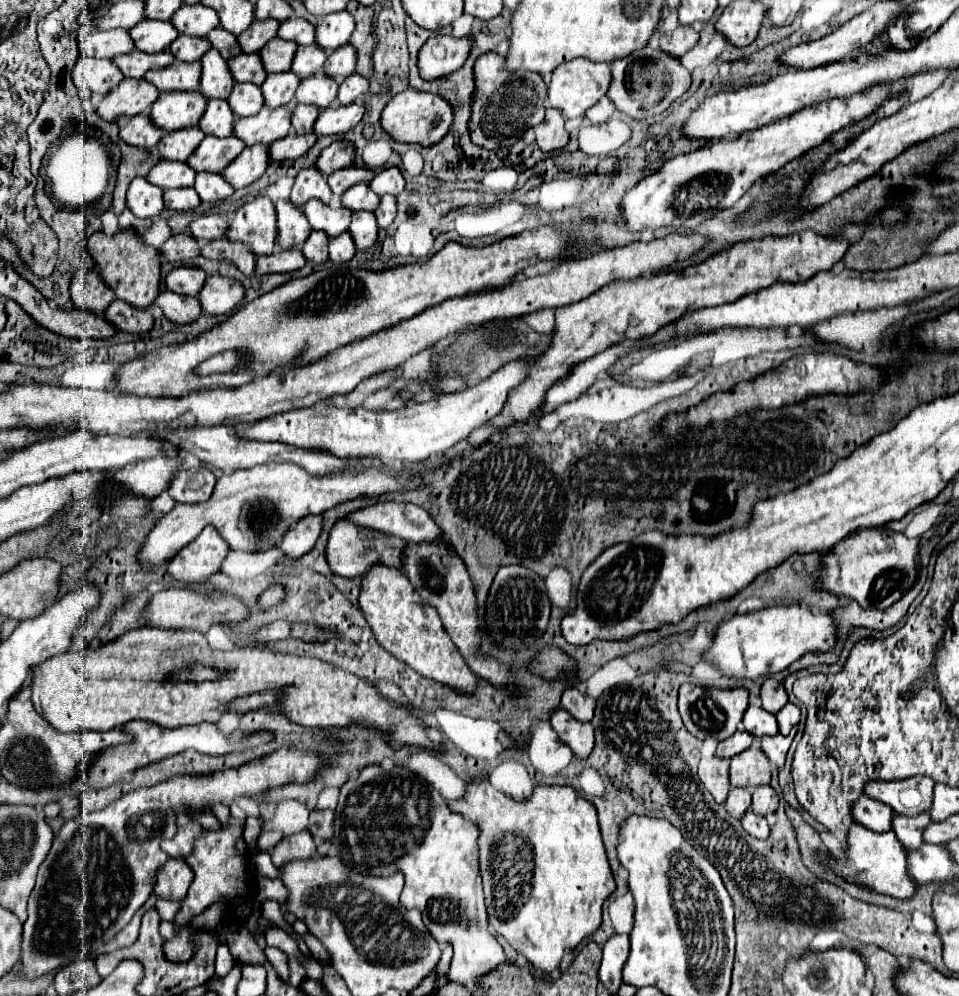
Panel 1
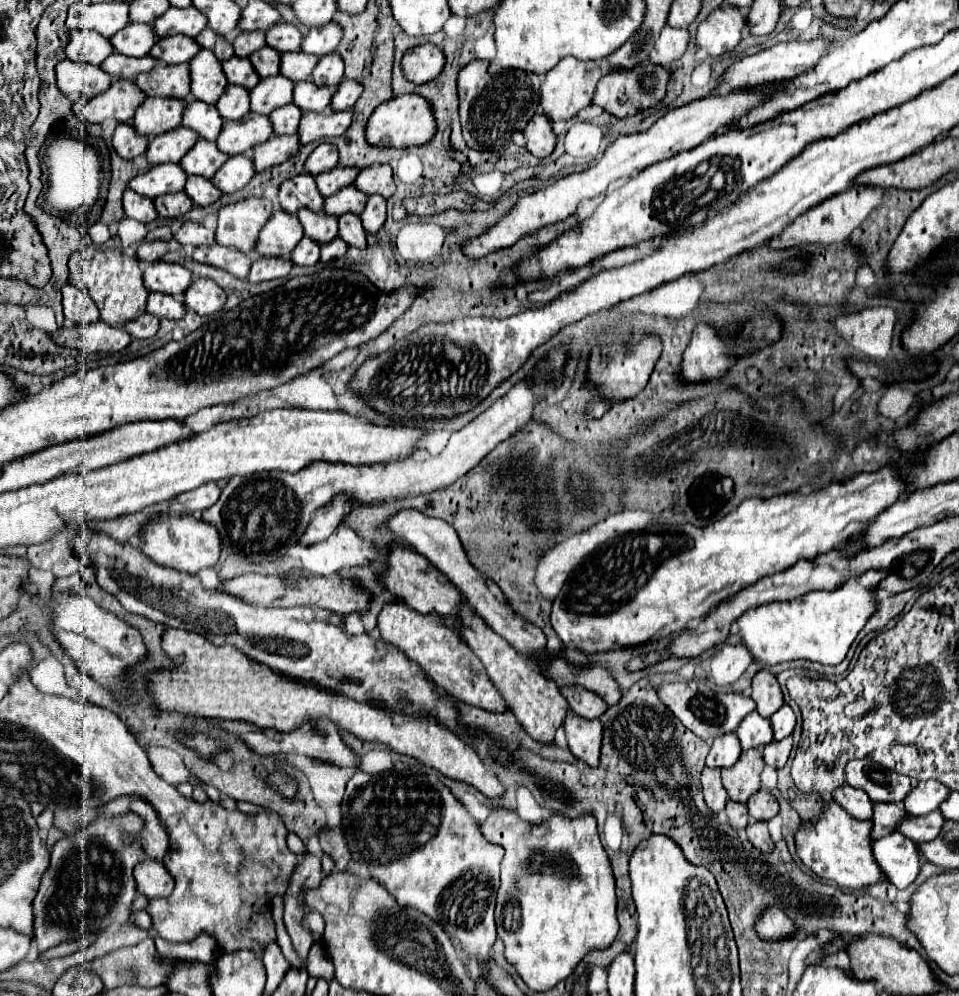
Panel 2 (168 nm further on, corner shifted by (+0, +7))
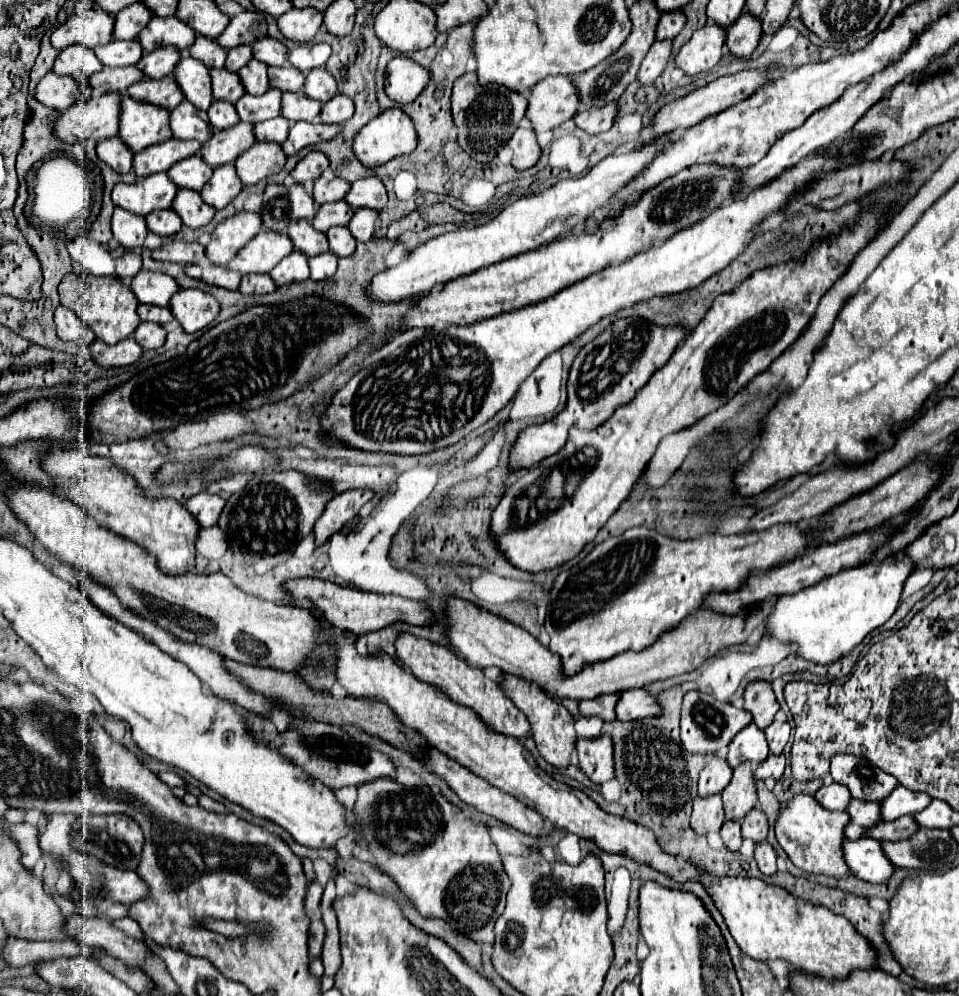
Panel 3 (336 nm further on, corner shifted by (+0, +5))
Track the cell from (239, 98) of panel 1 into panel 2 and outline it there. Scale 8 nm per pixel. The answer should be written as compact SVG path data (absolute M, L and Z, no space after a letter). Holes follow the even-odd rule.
M227 85L215 107L225 121L237 121L249 113L249 91L239 85Z

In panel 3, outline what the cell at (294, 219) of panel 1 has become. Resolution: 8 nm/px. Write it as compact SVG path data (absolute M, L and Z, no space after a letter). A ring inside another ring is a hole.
M261 229L231 261L229 269L239 273L269 273L285 255L293 251L293 241L285 233Z

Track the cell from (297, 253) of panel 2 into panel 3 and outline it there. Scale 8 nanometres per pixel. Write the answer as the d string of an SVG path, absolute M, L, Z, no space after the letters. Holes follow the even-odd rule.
M293 251L281 263L275 265L271 277L275 279L277 287L289 285L291 281L305 281L309 279L309 263L305 255L301 255L301 251Z

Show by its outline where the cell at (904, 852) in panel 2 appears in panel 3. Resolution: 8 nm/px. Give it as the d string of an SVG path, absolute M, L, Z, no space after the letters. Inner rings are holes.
M869 837L857 841L845 839L845 861L857 879L869 883L887 883L897 869L883 853L881 841Z

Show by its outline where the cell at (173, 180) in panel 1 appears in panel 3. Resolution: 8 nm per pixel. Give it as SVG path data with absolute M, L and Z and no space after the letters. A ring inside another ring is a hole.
M161 173L149 175L135 183L117 183L113 187L111 199L117 207L137 215L147 215L155 209L169 209L177 191L177 185L167 177L167 173Z

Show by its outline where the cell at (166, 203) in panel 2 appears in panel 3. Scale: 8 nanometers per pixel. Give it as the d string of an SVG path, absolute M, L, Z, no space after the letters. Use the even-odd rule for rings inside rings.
M161 209L161 211L151 211L147 217L147 227L149 231L157 235L173 235L181 229L181 217L173 209Z

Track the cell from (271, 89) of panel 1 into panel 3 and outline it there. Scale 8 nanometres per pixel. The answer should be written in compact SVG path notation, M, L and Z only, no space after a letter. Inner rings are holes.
M275 87L265 91L263 95L249 95L249 93L245 93L235 103L241 121L261 123L265 119L273 119L273 117L281 115L281 95L283 95L283 91L279 91Z

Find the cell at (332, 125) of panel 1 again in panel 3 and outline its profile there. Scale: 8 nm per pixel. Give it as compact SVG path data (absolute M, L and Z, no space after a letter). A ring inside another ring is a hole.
M297 121L289 129L289 139L283 143L283 151L287 155L295 155L299 149L329 141L341 133L341 125L335 123L309 123L309 121Z

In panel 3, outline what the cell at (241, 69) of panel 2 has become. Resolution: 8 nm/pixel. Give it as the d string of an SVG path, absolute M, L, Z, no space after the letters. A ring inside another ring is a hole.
M213 69L211 71L211 83L213 83L213 97L215 99L229 99L235 103L245 95L245 87L237 73L229 69Z

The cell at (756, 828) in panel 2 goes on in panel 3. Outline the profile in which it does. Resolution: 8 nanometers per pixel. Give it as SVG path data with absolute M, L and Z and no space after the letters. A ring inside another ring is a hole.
M761 841L755 845L755 861L757 861L761 873L765 873L765 875L773 875L777 871L775 851L767 841Z

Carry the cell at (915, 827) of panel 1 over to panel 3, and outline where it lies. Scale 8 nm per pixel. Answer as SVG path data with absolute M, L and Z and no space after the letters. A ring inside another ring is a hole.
M853 799L847 807L847 813L851 815L849 827L845 829L847 839L861 839L867 835L869 829L873 829L877 823L881 823L881 805L871 801L857 801Z

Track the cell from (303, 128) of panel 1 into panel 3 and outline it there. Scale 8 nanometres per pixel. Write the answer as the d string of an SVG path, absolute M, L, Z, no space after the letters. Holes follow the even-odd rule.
M279 115L275 119L267 119L265 123L255 125L255 137L257 141L277 141L283 143L289 135L289 121Z

